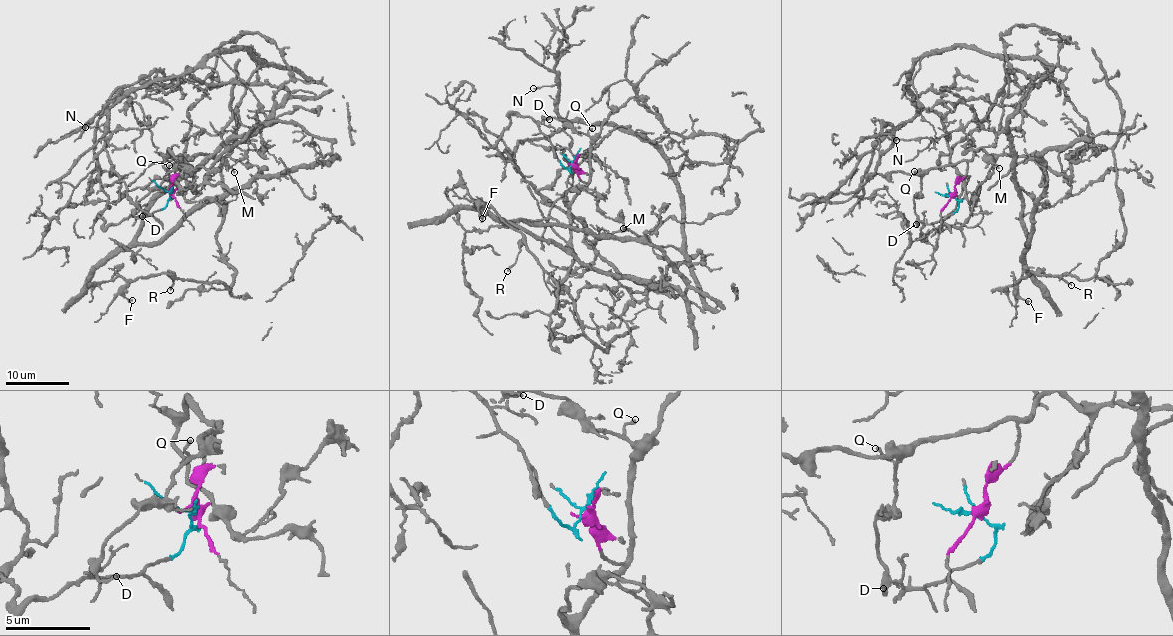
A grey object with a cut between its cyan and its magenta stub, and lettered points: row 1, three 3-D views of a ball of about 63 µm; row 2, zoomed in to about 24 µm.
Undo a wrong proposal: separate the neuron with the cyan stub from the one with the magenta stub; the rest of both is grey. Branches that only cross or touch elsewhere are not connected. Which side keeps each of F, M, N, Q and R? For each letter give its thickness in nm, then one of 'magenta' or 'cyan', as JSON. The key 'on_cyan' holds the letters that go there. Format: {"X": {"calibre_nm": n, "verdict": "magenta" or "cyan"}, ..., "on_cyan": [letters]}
{"F": {"calibre_nm": 140, "verdict": "magenta"}, "M": {"calibre_nm": 140, "verdict": "magenta"}, "N": {"calibre_nm": 110, "verdict": "cyan"}, "Q": {"calibre_nm": 140, "verdict": "magenta"}, "R": {"calibre_nm": 140, "verdict": "magenta"}, "on_cyan": ["N"]}

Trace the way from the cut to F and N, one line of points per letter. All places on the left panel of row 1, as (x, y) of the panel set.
F: (171, 192), (169, 149), (189, 182), (200, 153), (221, 161), (231, 287), (151, 273), (132, 301)
N: (169, 193), (164, 208), (105, 225), (107, 194), (93, 153), (97, 121), (118, 101), (107, 120), (85, 127)

